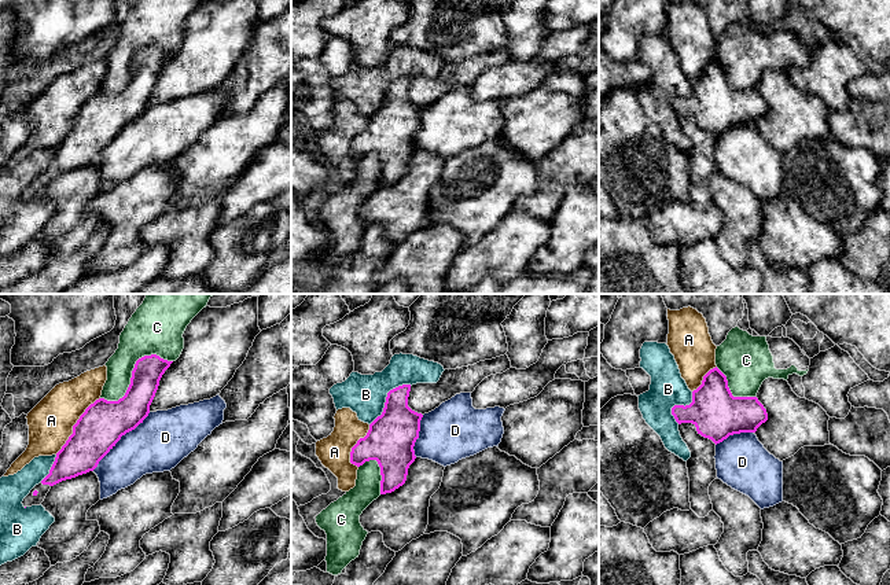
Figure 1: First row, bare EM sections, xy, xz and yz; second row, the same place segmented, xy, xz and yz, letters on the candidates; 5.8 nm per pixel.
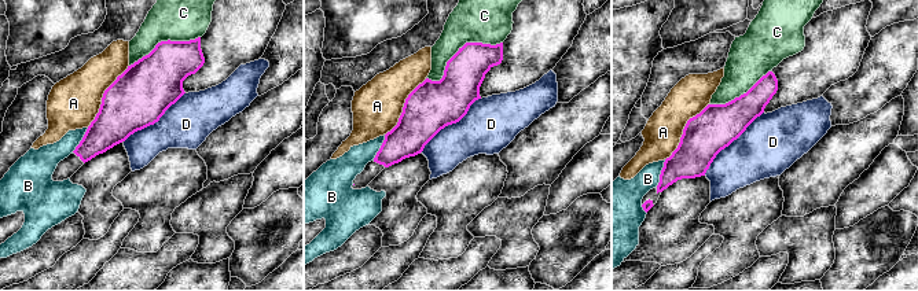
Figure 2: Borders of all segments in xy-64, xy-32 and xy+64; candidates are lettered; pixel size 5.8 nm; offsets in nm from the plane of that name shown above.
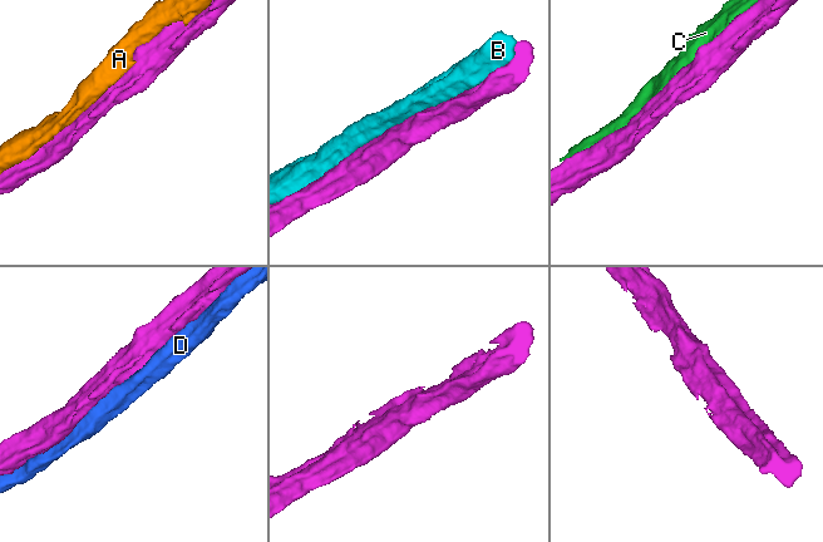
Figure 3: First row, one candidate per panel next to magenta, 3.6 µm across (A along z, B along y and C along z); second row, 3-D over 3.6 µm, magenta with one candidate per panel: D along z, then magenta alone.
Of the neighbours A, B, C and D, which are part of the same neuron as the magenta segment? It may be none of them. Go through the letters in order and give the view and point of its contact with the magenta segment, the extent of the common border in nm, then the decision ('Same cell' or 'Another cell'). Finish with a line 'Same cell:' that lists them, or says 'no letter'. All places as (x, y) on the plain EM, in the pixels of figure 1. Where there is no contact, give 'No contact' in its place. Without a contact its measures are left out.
A: Touches magenta at xy (74, 117). Shared border 420 nm. Another cell
B: Touches magenta at xz (386, 91). Shared border 340 nm. Another cell
C: Touches magenta at xy (132, 65). Shared border 480 nm. Another cell
D: Touches magenta at xy (120, 131). Shared border 480 nm. Another cell
Same cell: no letter

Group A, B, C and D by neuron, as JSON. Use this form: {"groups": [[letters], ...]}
{"groups": [["A"], ["B"], ["C"], ["D"]]}

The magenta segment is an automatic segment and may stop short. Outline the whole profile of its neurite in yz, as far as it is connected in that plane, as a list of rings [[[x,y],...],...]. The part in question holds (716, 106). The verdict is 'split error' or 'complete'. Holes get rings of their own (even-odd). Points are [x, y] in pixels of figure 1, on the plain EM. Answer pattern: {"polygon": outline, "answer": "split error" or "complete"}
{"polygon": [[[717,59],[692,84],[692,95],[674,98],[672,107],[678,117],[692,115],[698,126],[716,137],[733,126],[755,125],[768,113],[766,102],[757,89],[732,88],[727,69]]], "answer": "complete"}

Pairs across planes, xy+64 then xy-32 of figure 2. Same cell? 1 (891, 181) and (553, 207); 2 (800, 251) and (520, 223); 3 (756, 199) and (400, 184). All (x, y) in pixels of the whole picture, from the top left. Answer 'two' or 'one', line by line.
1: one
2: one
3: two

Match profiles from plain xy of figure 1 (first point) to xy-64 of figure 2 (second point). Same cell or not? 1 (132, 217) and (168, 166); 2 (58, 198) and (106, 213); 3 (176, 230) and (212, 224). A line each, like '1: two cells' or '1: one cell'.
1: one cell
2: one cell
3: one cell

